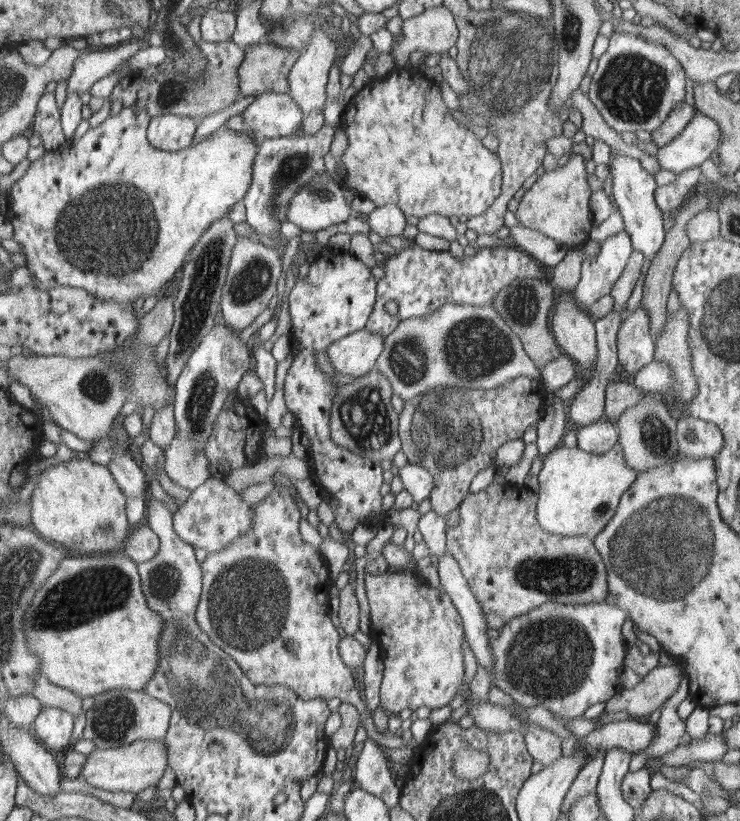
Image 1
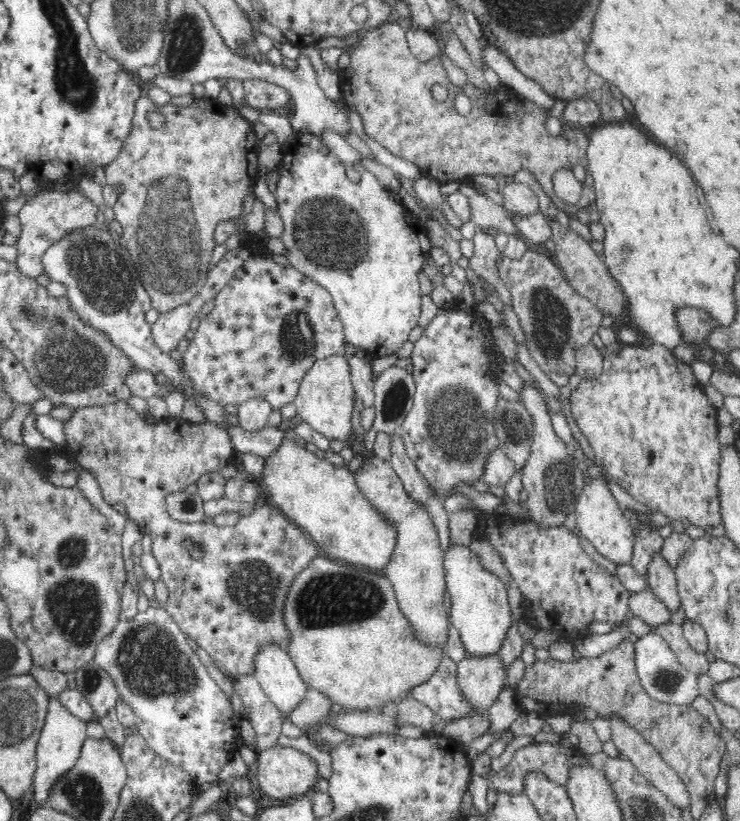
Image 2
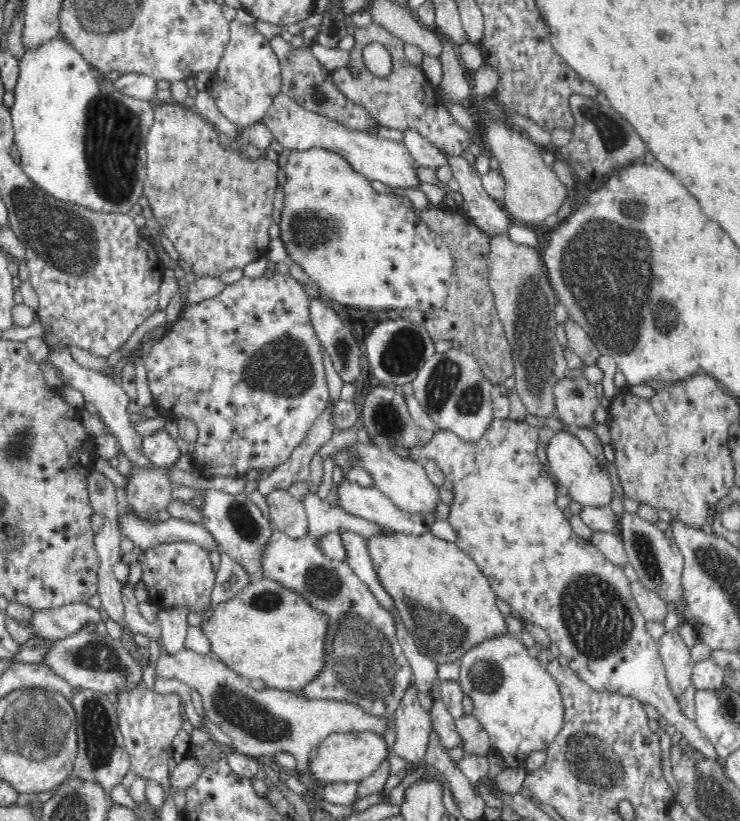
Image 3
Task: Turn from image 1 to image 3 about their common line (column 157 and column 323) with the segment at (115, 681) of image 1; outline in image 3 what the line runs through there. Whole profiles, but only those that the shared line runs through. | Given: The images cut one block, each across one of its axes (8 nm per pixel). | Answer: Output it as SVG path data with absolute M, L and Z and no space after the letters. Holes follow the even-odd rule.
M255 579L234 598L218 604L213 609L210 618L202 620L200 626L211 646L211 653L247 681L260 678L266 686L273 689L298 692L324 671L330 617L308 603L296 590L280 584L279 581Z

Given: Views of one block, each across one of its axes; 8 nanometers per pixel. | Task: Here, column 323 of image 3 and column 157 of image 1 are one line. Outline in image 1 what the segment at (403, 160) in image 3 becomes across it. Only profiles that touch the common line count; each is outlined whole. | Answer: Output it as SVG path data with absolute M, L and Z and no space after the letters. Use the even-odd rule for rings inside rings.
M163 114L150 118L146 137L152 146L168 152L190 147L199 120L191 116Z

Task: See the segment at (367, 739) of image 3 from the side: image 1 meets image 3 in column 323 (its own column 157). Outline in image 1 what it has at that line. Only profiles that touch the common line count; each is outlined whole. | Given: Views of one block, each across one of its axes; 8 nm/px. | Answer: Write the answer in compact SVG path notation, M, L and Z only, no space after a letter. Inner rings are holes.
M136 741L120 748L96 748L87 756L78 779L105 791L127 791L136 796L149 787L156 787L167 767L164 741Z

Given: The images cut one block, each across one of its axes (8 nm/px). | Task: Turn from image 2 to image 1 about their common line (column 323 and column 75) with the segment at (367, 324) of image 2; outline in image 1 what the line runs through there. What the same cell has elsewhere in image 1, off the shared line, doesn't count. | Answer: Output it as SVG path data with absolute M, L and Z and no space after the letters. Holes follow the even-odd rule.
M132 104L122 107L115 116L109 115L101 124L95 128L89 128L86 133L74 144L68 144L68 152L64 150L58 156L58 150L46 151L45 155L34 160L28 166L26 173L12 185L8 194L8 210L4 216L12 223L15 231L15 240L22 245L21 254L26 257L26 268L34 276L34 286L48 289L54 286L70 286L86 289L91 296L99 300L114 300L119 304L134 303L138 298L146 299L150 295L156 295L164 288L166 282L176 274L176 270L184 264L184 258L192 250L194 244L199 243L201 237L208 232L214 220L227 215L236 202L240 202L246 196L250 184L252 184L252 166L259 145L254 143L247 131L236 131L227 127L221 127L209 134L204 141L183 148L176 152L157 149L147 140L147 126L150 123L150 115L144 109Z

